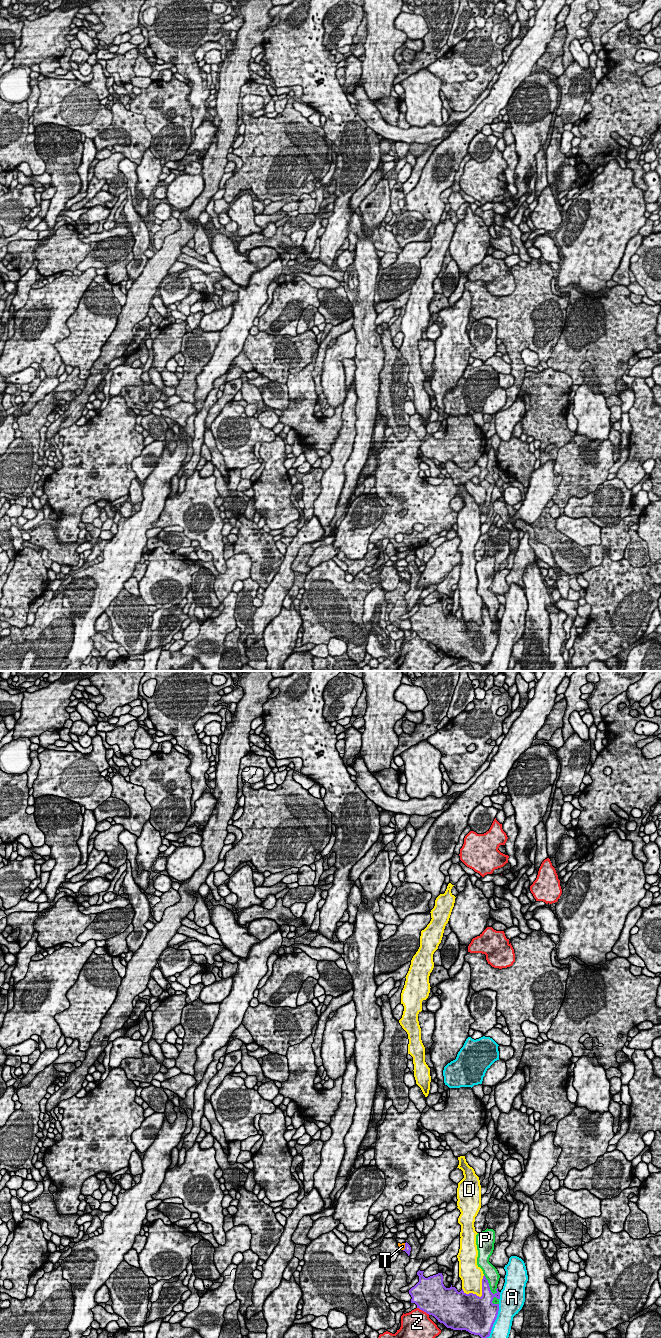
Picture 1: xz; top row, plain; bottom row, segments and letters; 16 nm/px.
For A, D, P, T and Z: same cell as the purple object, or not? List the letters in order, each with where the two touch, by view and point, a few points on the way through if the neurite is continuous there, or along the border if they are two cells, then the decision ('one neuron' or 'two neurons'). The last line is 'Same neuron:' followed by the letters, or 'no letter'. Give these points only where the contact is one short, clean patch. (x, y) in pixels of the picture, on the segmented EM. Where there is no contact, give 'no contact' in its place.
A: contact xz (494, 1321); two neurons
D: contact xz (482, 1294); two neurons
P: contact xz (488, 1285); two neurons
T: contact xz (405, 1247); way xz (407, 1249), (405, 1247), (402, 1246); one neuron
Z: contact xz (423, 1310); two neurons
Same neuron: T

